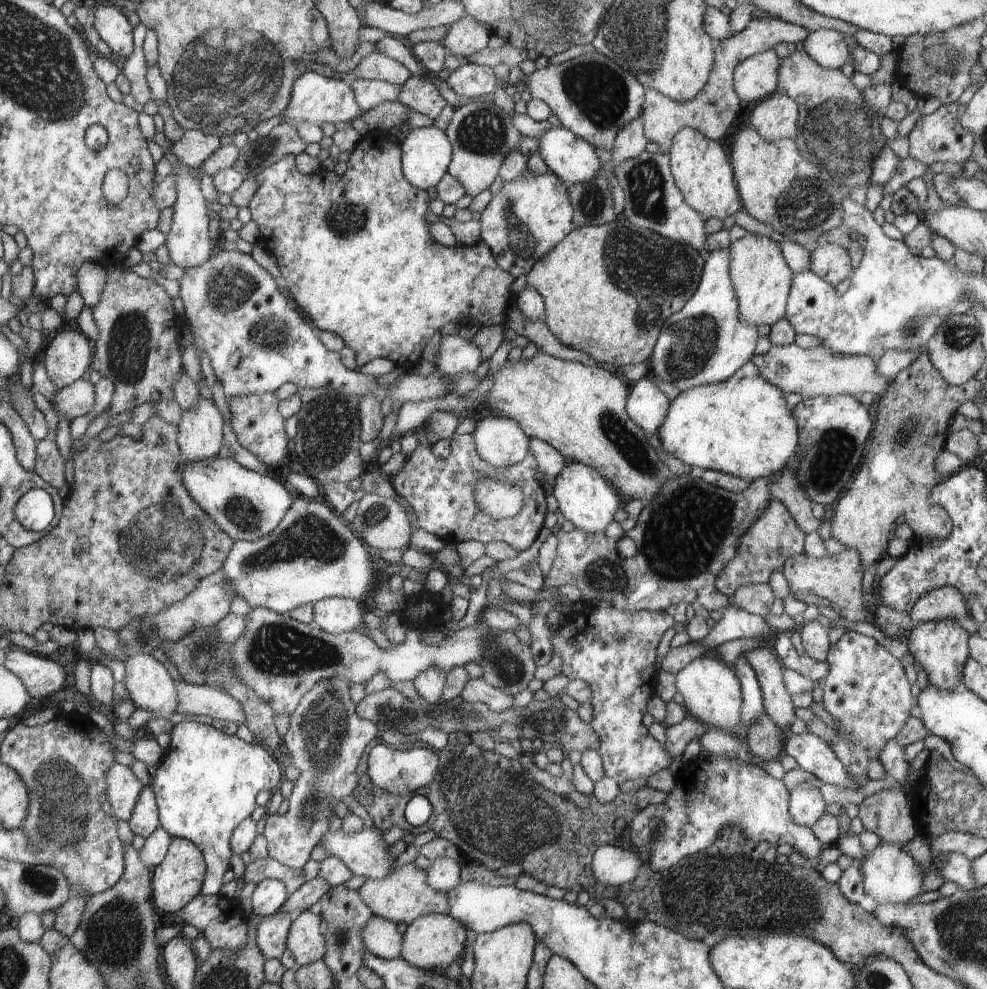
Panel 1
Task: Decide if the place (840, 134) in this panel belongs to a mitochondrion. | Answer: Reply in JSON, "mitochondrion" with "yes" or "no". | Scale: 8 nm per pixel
{"mitochondrion":"yes"}

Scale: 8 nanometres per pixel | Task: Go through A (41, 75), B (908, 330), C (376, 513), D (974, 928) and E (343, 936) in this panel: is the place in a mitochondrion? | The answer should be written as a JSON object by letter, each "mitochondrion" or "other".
{"A":"mitochondrion","B":"mitochondrion","C":"mitochondrion","D":"mitochondrion","E":"mitochondrion"}

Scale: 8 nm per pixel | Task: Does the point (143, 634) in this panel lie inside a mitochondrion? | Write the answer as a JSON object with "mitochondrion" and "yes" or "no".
{"mitochondrion":"yes"}

